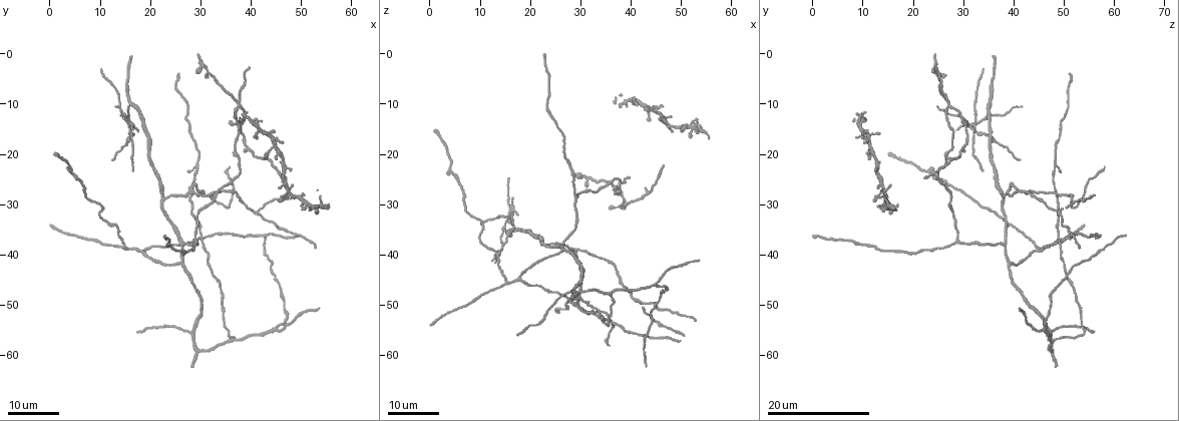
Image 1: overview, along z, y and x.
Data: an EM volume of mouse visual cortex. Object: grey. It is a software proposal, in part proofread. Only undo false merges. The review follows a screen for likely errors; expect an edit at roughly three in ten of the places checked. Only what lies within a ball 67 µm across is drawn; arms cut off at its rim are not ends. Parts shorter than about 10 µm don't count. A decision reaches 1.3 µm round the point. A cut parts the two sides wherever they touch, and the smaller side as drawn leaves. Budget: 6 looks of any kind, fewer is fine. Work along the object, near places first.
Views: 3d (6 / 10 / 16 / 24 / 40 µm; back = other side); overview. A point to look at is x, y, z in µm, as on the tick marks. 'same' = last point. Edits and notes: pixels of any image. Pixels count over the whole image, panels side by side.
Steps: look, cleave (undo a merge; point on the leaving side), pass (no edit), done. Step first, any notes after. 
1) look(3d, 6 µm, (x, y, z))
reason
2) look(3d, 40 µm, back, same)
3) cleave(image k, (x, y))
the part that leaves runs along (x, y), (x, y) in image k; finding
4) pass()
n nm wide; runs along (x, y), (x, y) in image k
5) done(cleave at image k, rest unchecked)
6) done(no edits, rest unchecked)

look(3d, 24 µm, (38.0, 10.5, 27.0))
four or more arms meet

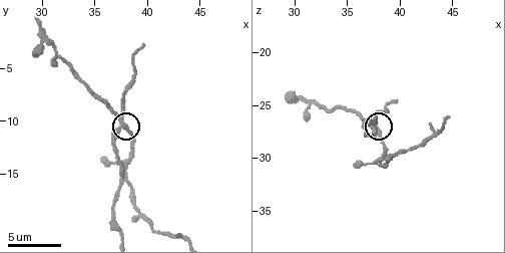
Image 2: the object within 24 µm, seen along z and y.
look(3d, 10 µm, same)

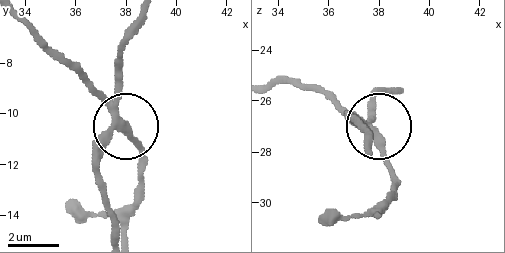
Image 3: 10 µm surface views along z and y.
cleave(image 3, (95, 88))
280 nm wide; two neurons meet here

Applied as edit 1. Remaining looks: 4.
look(3d, 16 µm, (47.5, 27.0, 14.0))

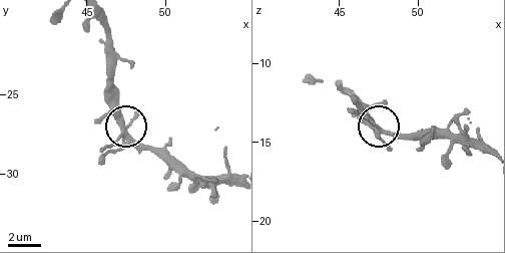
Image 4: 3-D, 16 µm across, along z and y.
look(3d, 10 µm, same)

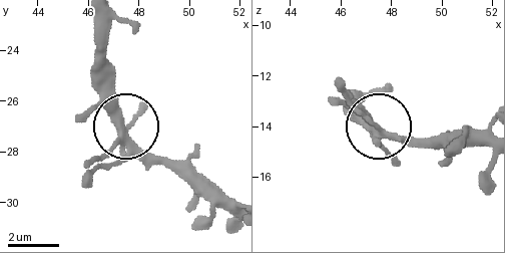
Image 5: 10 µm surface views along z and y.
pass()
330 nm wide; all the same neuron

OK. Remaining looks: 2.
look(3d, 24 µm, (26.5, 38.5, 38.0))
three arms meet

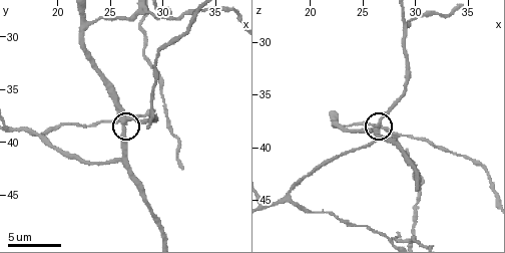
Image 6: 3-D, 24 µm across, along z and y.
look(3d, 10 µm, same)

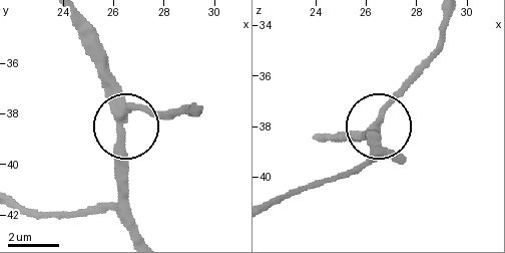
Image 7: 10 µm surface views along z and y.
pass()
3 arms; runs along (142, 110), (129, 110), (129, 119), (120, 84), (105, 67) in image 7; continuous, no second neuron

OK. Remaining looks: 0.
done(cleave at image 3, rest unchecked)

